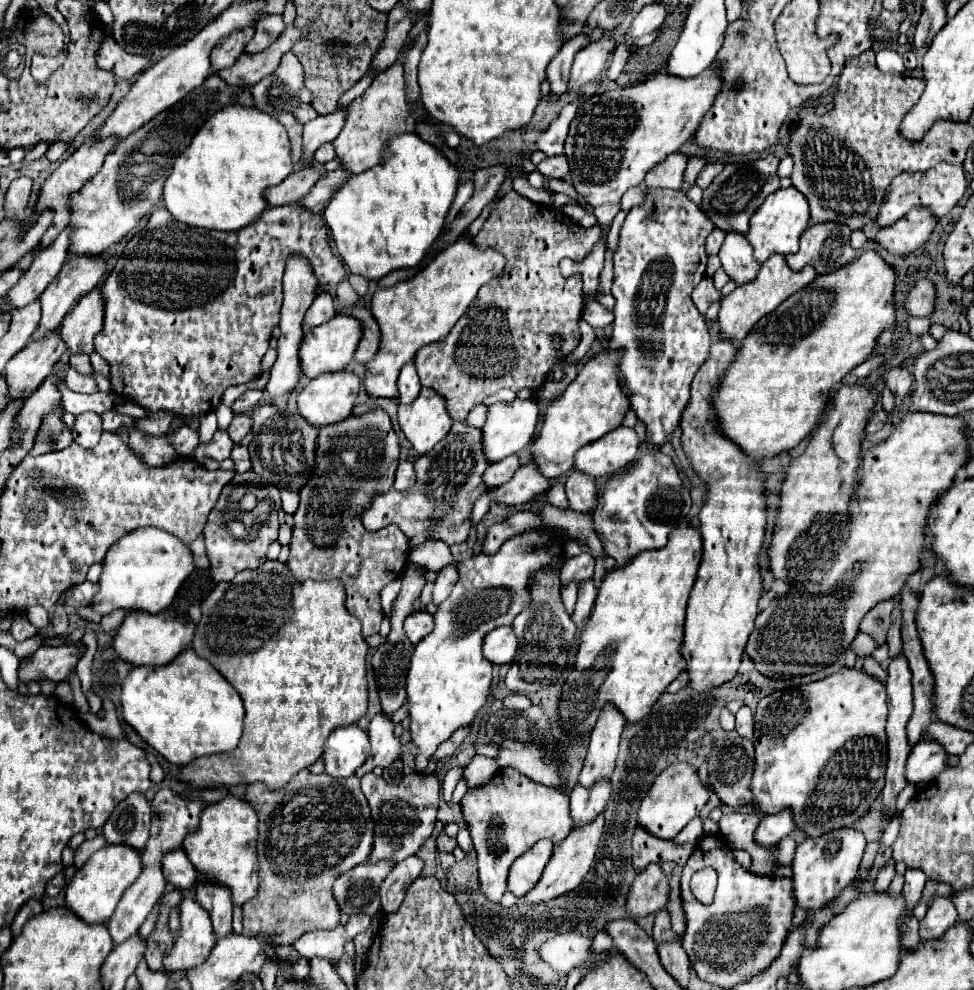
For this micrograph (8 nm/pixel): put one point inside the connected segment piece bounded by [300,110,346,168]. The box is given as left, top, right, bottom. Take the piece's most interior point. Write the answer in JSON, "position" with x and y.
{"position":[326,128]}

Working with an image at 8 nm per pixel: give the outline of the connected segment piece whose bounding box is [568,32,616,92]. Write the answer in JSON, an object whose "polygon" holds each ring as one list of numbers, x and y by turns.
{"polygon":[[604,32,604,36,598,42,584,46,576,54,574,64,572,64,570,82,568,82,570,92,578,92,582,86,586,86,586,84,590,84,602,76,606,62,608,62,608,56,616,48,610,34,612,32]]}

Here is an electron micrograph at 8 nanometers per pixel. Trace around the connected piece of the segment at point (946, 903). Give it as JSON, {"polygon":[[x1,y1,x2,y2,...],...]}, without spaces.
{"polygon":[[934,898,934,902,928,906,926,918,920,922,920,938,940,938,952,924,956,924,956,920,958,912,954,902,948,898]]}

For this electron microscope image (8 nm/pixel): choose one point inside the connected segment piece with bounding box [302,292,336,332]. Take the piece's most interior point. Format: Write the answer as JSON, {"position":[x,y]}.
{"position":[322,310]}

